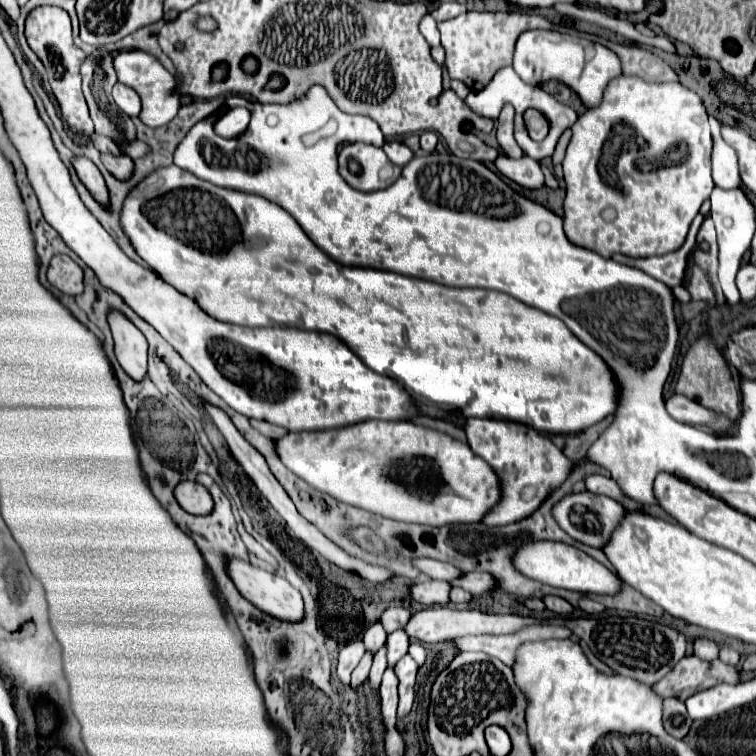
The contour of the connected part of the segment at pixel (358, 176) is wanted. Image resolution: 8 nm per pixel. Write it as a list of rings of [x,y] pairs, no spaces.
[[[355,142],[339,152],[339,174],[361,192],[375,192],[395,182],[395,164],[377,146]]]

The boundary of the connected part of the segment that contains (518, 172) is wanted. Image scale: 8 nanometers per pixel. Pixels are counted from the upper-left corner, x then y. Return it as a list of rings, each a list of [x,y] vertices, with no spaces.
[[[499,156],[499,158],[495,160],[495,166],[497,166],[497,170],[499,170],[503,176],[507,176],[509,180],[513,180],[513,182],[519,184],[521,188],[539,190],[539,188],[545,184],[545,176],[543,176],[543,170],[541,170],[539,162],[535,162],[535,160],[529,158],[529,156],[523,156],[523,158],[519,158],[519,160]]]

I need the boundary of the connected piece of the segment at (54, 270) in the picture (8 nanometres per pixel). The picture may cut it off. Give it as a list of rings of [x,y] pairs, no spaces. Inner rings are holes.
[[[53,256],[47,270],[47,280],[67,296],[79,296],[83,292],[83,272],[69,256]]]

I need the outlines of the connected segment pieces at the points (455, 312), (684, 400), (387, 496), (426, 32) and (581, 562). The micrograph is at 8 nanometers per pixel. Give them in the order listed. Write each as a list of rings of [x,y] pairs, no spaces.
[[[167,166],[151,172],[145,176],[125,198],[121,208],[121,230],[129,238],[135,252],[147,262],[147,266],[159,274],[167,284],[171,284],[175,290],[183,292],[187,298],[195,300],[203,312],[207,312],[211,318],[237,324],[237,326],[249,326],[249,328],[261,328],[261,326],[289,326],[299,330],[313,330],[313,332],[327,332],[335,338],[343,340],[351,352],[355,352],[371,370],[377,370],[377,374],[389,376],[397,380],[409,394],[409,398],[417,404],[417,410],[425,418],[441,419],[447,421],[451,414],[459,414],[465,418],[499,418],[499,420],[513,420],[527,424],[535,428],[537,432],[549,432],[549,434],[577,434],[599,420],[603,420],[607,414],[613,414],[617,404],[617,384],[611,376],[611,370],[607,364],[591,352],[583,342],[579,342],[569,328],[559,320],[553,318],[541,310],[535,310],[531,306],[521,304],[509,294],[497,292],[497,290],[467,290],[467,288],[449,288],[437,282],[411,278],[387,270],[373,270],[373,268],[361,268],[361,266],[345,266],[337,264],[333,258],[329,258],[323,250],[319,250],[307,234],[301,230],[301,226],[295,222],[295,218],[285,212],[281,206],[269,202],[263,196],[257,194],[245,194],[237,190],[225,190],[211,182],[199,180],[191,172],[185,172],[177,166]]]
[[[673,394],[669,400],[665,400],[665,406],[667,406],[667,412],[677,422],[683,422],[683,424],[689,424],[689,426],[705,426],[705,428],[711,428],[717,434],[729,432],[735,426],[735,422],[731,418],[717,414],[715,410],[705,408],[703,404],[691,400],[683,394]]]
[[[365,420],[335,430],[289,432],[275,440],[275,450],[285,468],[313,488],[391,520],[427,526],[481,522],[483,512],[499,500],[495,472],[465,442],[409,420]]]
[[[427,13],[423,17],[419,29],[431,47],[440,45],[440,32],[437,27],[437,22],[430,13]]]
[[[553,540],[525,542],[519,546],[519,550],[515,550],[515,554],[511,556],[511,562],[517,572],[521,572],[523,576],[527,576],[531,580],[537,580],[541,584],[549,584],[555,588],[575,590],[581,594],[589,594],[589,592],[615,594],[621,586],[621,580],[617,574],[609,572],[603,564],[599,564],[597,560],[587,556],[585,552],[573,548],[565,542],[553,542]]]

